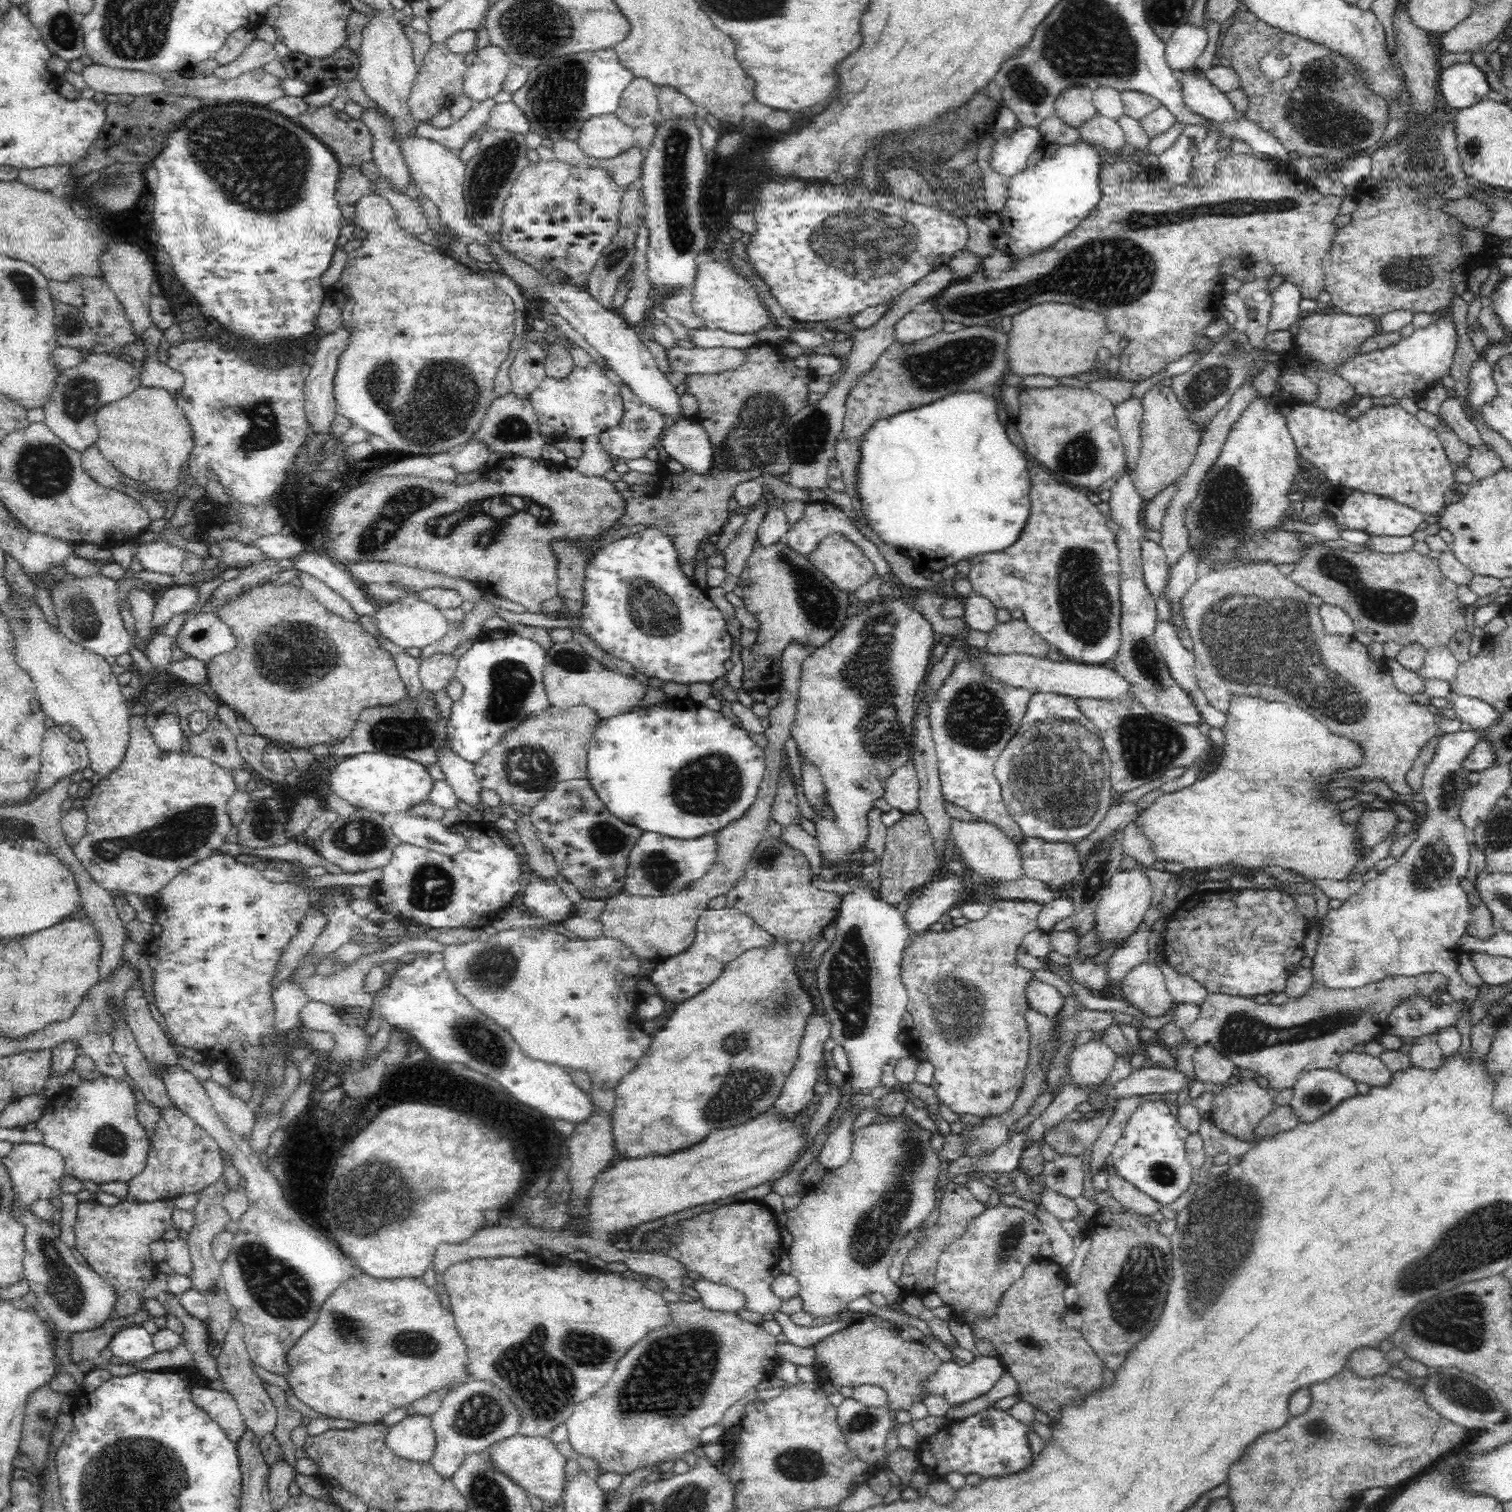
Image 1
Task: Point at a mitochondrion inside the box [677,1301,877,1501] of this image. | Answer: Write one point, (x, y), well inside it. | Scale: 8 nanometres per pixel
(795, 1464)

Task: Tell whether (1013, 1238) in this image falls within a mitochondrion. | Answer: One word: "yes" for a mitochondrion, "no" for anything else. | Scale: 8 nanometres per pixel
yes

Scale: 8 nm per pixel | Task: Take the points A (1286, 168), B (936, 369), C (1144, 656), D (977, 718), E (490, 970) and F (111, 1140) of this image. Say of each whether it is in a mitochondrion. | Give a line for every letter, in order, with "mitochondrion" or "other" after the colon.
A: other
B: mitochondrion
C: mitochondrion
D: mitochondrion
E: mitochondrion
F: mitochondrion

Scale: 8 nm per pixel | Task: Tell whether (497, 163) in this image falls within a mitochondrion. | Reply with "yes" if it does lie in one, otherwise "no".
yes

